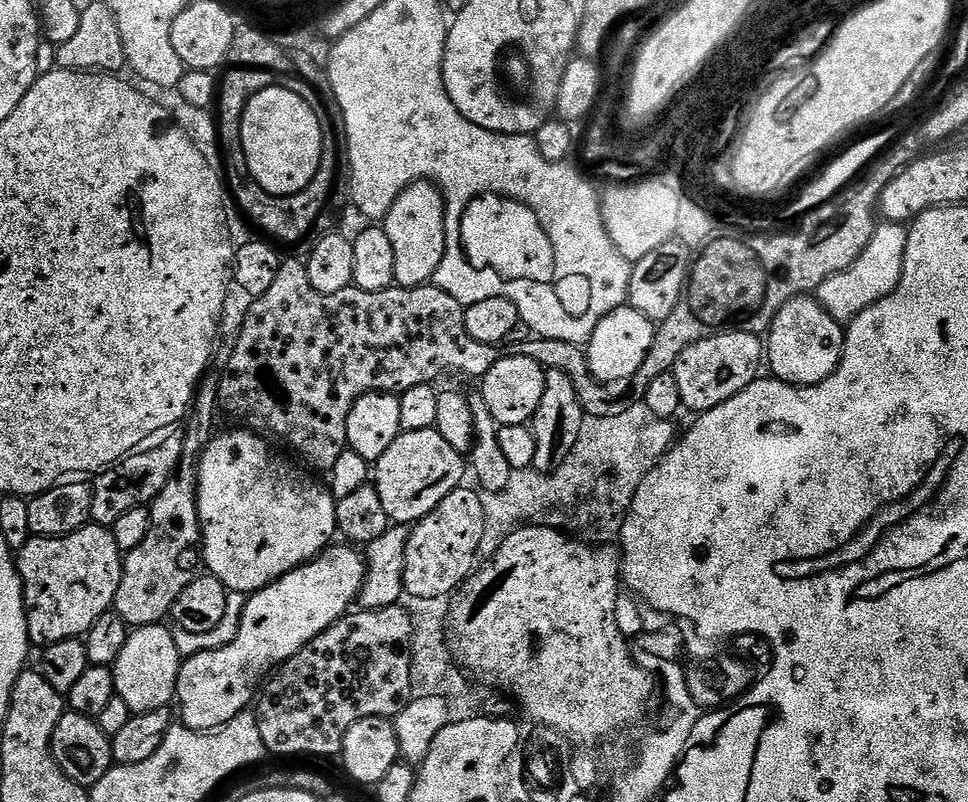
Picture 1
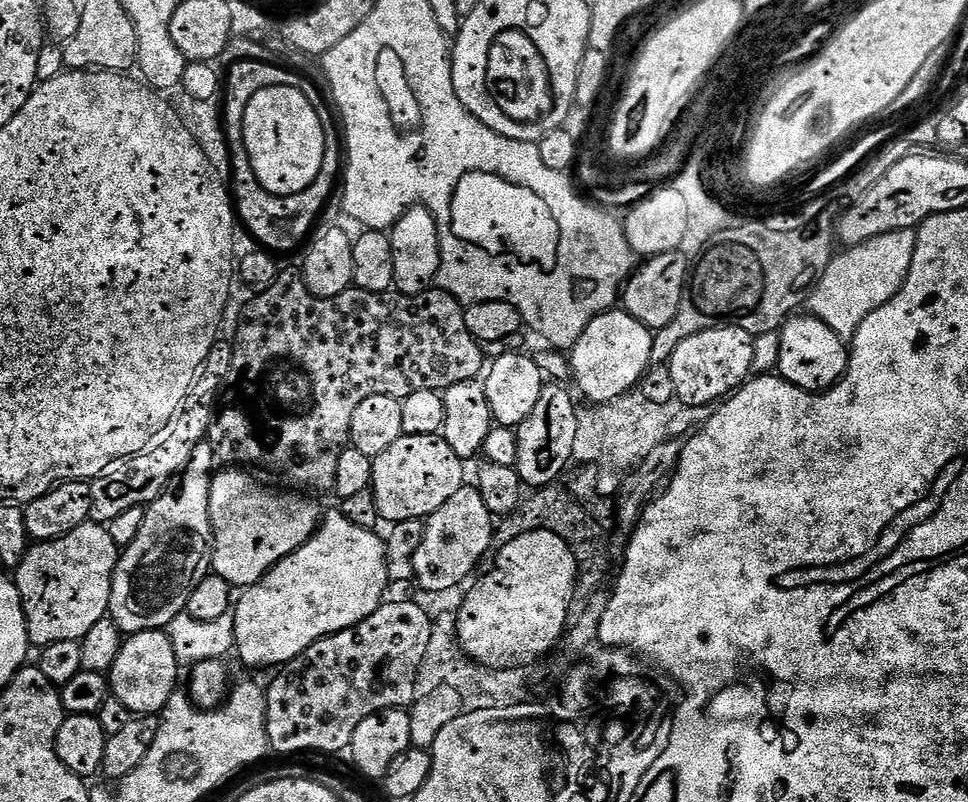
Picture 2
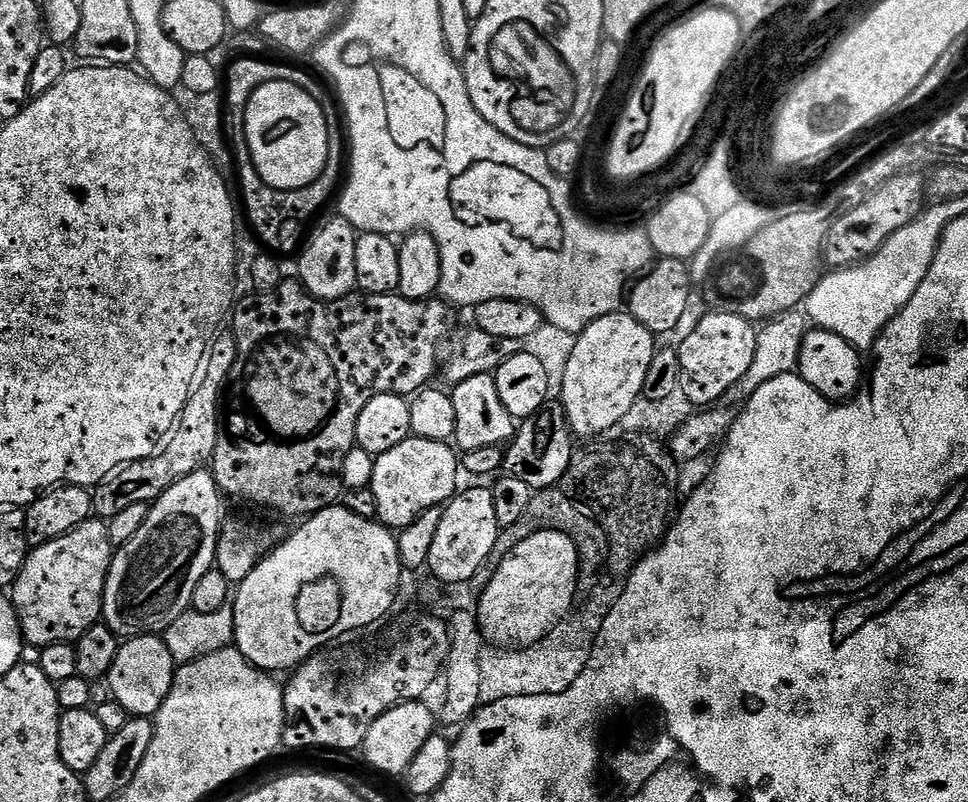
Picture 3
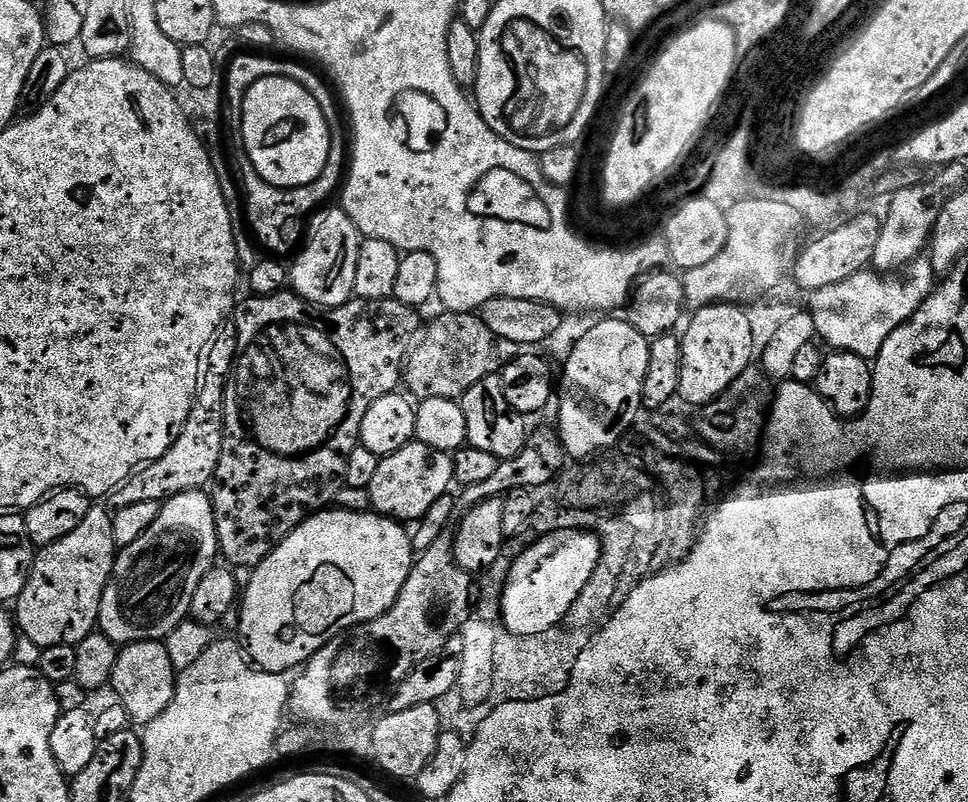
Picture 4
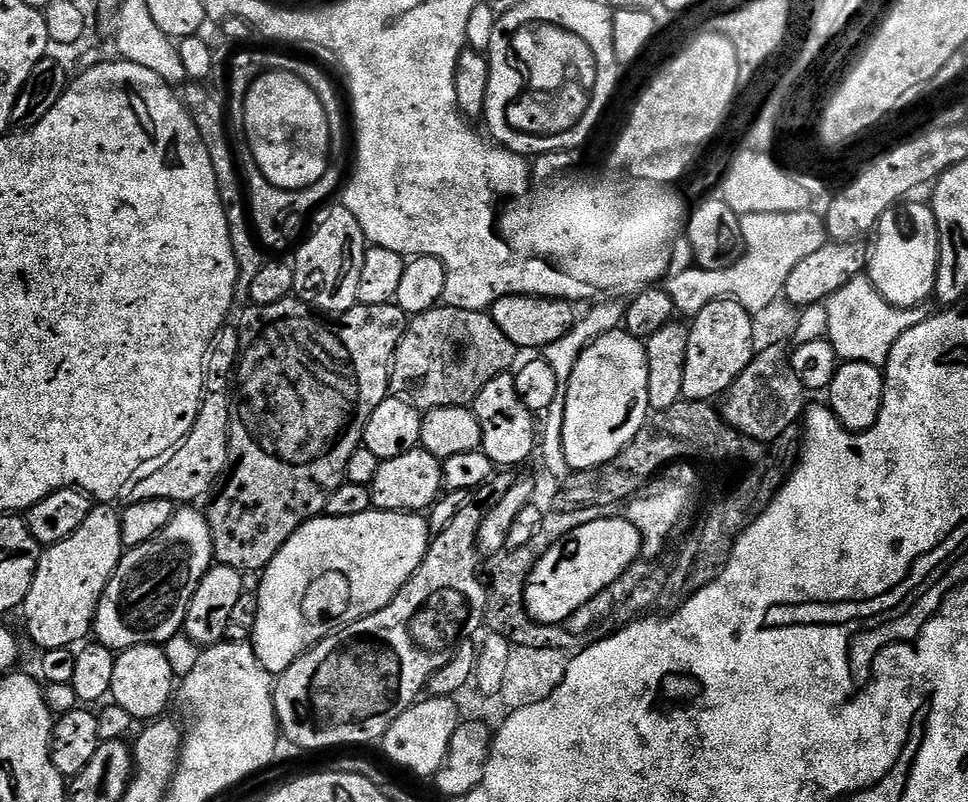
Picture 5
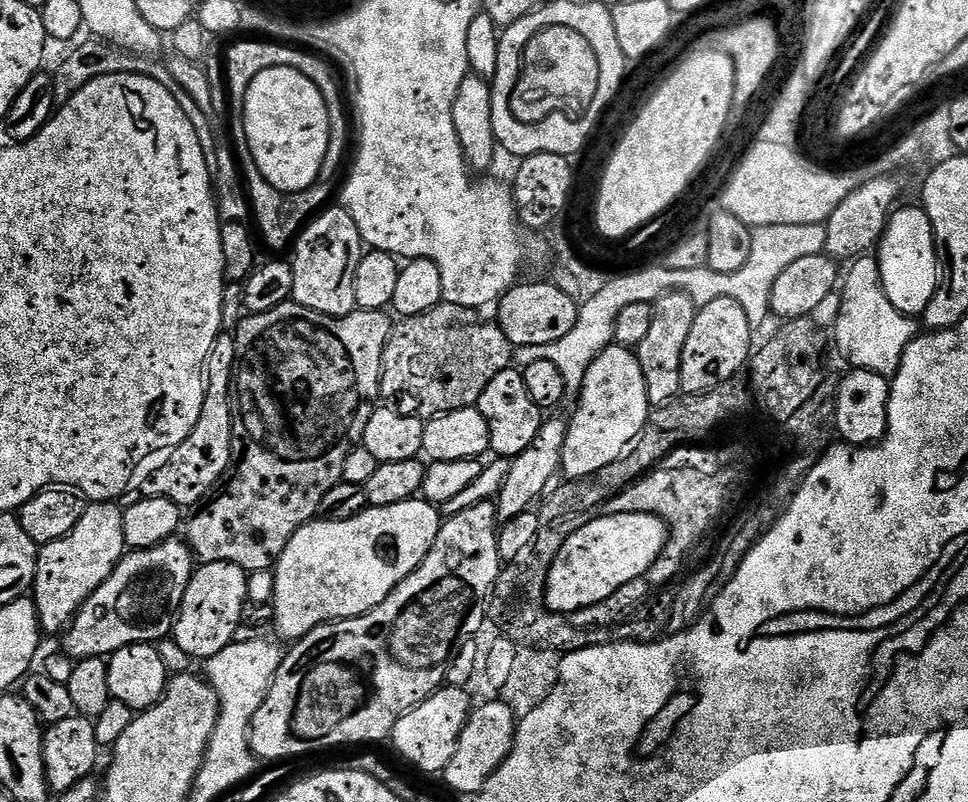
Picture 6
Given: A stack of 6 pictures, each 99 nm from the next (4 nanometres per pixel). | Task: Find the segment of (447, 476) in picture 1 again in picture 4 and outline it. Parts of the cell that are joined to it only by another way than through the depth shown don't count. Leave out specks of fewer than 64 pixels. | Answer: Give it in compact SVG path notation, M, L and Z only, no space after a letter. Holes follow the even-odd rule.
M413 442L381 459L374 474L374 482L370 482L367 490L372 499L372 508L379 515L401 522L419 522L430 510L430 506L438 502L438 498L449 495L451 488L448 487L453 487L453 484L452 456Z

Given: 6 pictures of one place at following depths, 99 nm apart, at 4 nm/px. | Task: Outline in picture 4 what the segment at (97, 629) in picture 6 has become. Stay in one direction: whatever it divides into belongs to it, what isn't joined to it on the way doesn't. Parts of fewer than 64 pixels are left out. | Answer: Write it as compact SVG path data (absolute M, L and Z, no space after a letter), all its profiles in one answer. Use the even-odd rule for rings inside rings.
M207 491L183 492L163 501L154 526L130 546L119 549L112 576L100 603L99 631L118 646L133 644L139 640L163 641L180 623L189 619L194 590L198 582L217 563L216 523L212 509L212 497Z

